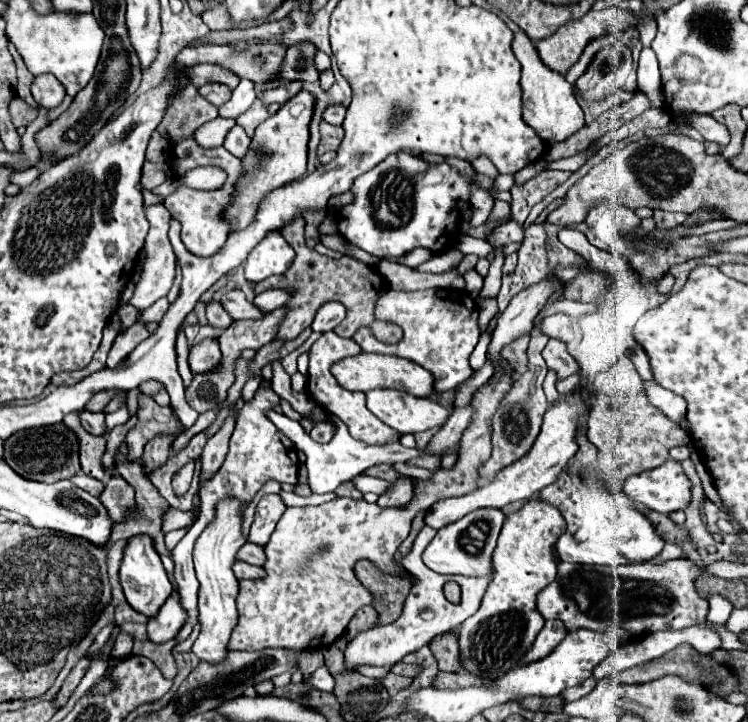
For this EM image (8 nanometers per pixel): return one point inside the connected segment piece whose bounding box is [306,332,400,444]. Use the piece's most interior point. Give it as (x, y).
(322, 387)

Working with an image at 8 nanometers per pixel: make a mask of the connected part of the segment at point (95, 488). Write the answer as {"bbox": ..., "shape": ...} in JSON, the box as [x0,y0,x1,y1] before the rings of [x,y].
{"bbox":[70,474,104,496],"shape":[[[76,474],[70,482],[72,482],[74,486],[78,486],[78,488],[86,490],[86,492],[92,494],[92,496],[98,496],[98,494],[102,492],[102,488],[104,488],[104,484],[102,484],[100,480],[90,478],[90,476],[86,476],[86,474]]]}

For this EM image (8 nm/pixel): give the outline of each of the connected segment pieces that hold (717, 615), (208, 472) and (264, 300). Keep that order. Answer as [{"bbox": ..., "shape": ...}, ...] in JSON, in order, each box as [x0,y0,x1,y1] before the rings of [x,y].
[{"bbox":[706,594,732,628],"shape":[[[718,594],[710,596],[710,598],[708,598],[708,602],[710,602],[710,610],[708,610],[706,622],[714,622],[714,624],[716,624],[716,628],[724,628],[724,626],[726,626],[726,622],[728,622],[728,618],[730,618],[732,604],[730,604],[726,598],[718,596]]]},{"bbox":[202,406,236,478],"shape":[[[230,406],[228,408],[228,418],[224,420],[222,428],[204,446],[204,452],[202,452],[202,478],[210,478],[222,466],[222,462],[226,458],[226,452],[228,452],[230,436],[234,432],[234,424],[236,424],[236,414],[234,414],[234,406]]]},{"bbox":[254,290,290,312],"shape":[[[266,290],[264,294],[254,298],[254,304],[258,308],[264,308],[266,312],[272,312],[278,306],[286,304],[286,298],[290,298],[290,294],[286,294],[284,290]]]}]

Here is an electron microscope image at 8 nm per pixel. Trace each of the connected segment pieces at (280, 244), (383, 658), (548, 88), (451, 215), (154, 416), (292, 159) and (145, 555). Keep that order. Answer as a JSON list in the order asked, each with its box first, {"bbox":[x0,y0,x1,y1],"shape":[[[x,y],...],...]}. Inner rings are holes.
[{"bbox":[244,232,294,282],"shape":[[[270,232],[262,238],[262,244],[254,246],[244,264],[244,276],[250,282],[262,282],[272,274],[284,274],[294,260],[292,246],[278,232]]]},{"bbox":[344,526,490,670],"shape":[[[424,526],[422,532],[418,534],[418,538],[414,540],[414,546],[412,550],[402,558],[402,566],[414,576],[414,586],[410,588],[410,594],[404,601],[404,612],[402,616],[394,622],[394,624],[386,624],[386,626],[374,626],[374,628],[368,628],[360,634],[356,634],[346,652],[344,652],[344,658],[346,658],[346,668],[352,670],[354,666],[358,664],[372,664],[372,666],[392,666],[396,662],[400,662],[406,654],[422,648],[424,644],[428,644],[432,638],[448,632],[448,630],[454,630],[458,628],[468,616],[474,614],[474,610],[478,610],[480,606],[480,600],[490,584],[490,576],[484,576],[484,578],[466,578],[466,576],[448,576],[448,574],[436,574],[434,570],[430,570],[428,566],[424,566],[422,562],[422,550],[426,548],[426,544],[429,544],[435,537],[437,531],[430,526]],[[448,580],[454,580],[460,584],[460,590],[462,590],[462,598],[458,604],[452,604],[446,600],[444,592],[442,592],[442,586],[444,582]]]},{"bbox":[512,32,584,142],"shape":[[[524,32],[514,34],[512,50],[514,50],[518,62],[522,64],[520,86],[524,92],[522,102],[524,102],[526,124],[530,124],[538,132],[538,136],[546,142],[560,142],[560,140],[566,140],[570,134],[578,132],[584,126],[584,112],[576,102],[574,86],[570,82],[566,82],[564,74],[550,70],[542,62],[542,58],[538,58],[538,50],[534,50],[534,42]]]},{"bbox":[340,152,470,258],"shape":[[[398,152],[358,176],[350,192],[354,200],[340,208],[340,236],[378,258],[398,258],[418,246],[430,248],[432,252],[444,252],[448,242],[452,246],[454,238],[452,232],[446,234],[446,228],[458,222],[456,202],[468,200],[470,182],[446,162],[428,164],[422,158]]]},{"bbox":[126,394,178,460],"shape":[[[138,394],[138,422],[126,436],[128,460],[140,460],[144,444],[152,440],[158,432],[176,432],[178,422],[176,418],[170,418],[170,414],[172,412],[158,406],[152,396]]]},{"bbox":[222,90,314,230],"shape":[[[300,90],[294,98],[290,98],[276,114],[266,118],[258,128],[250,142],[250,150],[246,152],[246,158],[240,158],[242,162],[242,178],[238,178],[238,186],[234,188],[234,202],[226,206],[222,212],[222,218],[230,222],[230,230],[244,230],[254,222],[254,214],[258,212],[258,206],[262,198],[300,178],[306,172],[306,160],[308,160],[308,140],[310,140],[310,122],[314,114],[314,94],[308,90]]]},{"bbox":[118,534,172,616],"shape":[[[146,534],[132,536],[132,538],[126,540],[118,572],[120,572],[120,584],[124,586],[126,600],[130,602],[130,606],[134,610],[138,610],[146,616],[154,616],[172,592],[172,582],[168,580],[168,574],[166,574],[166,570],[160,562],[158,552],[154,550],[152,538],[146,538]]]}]

